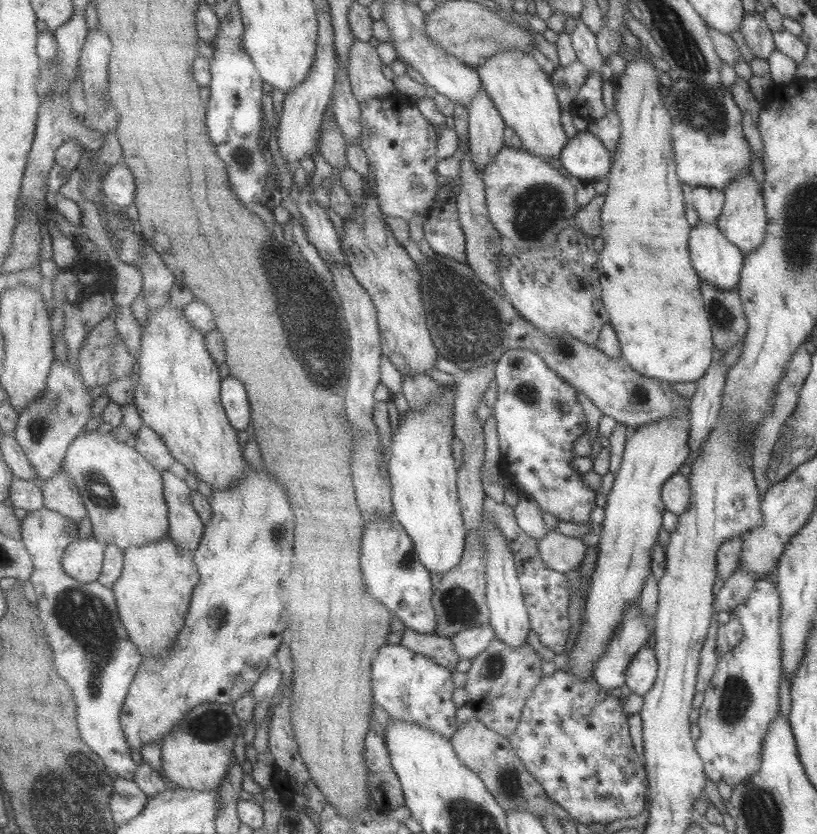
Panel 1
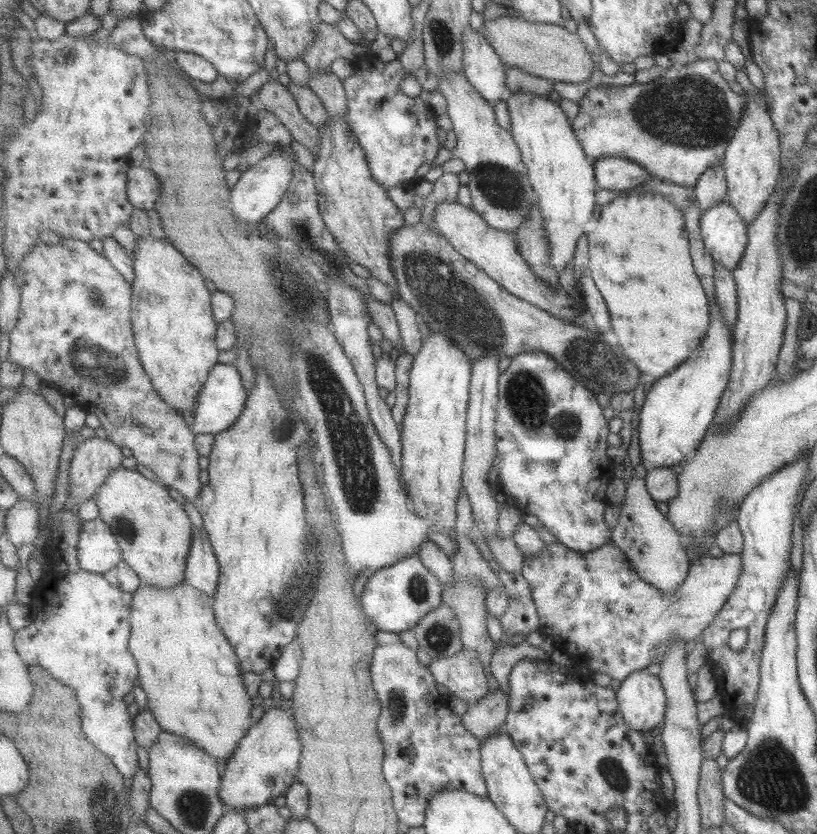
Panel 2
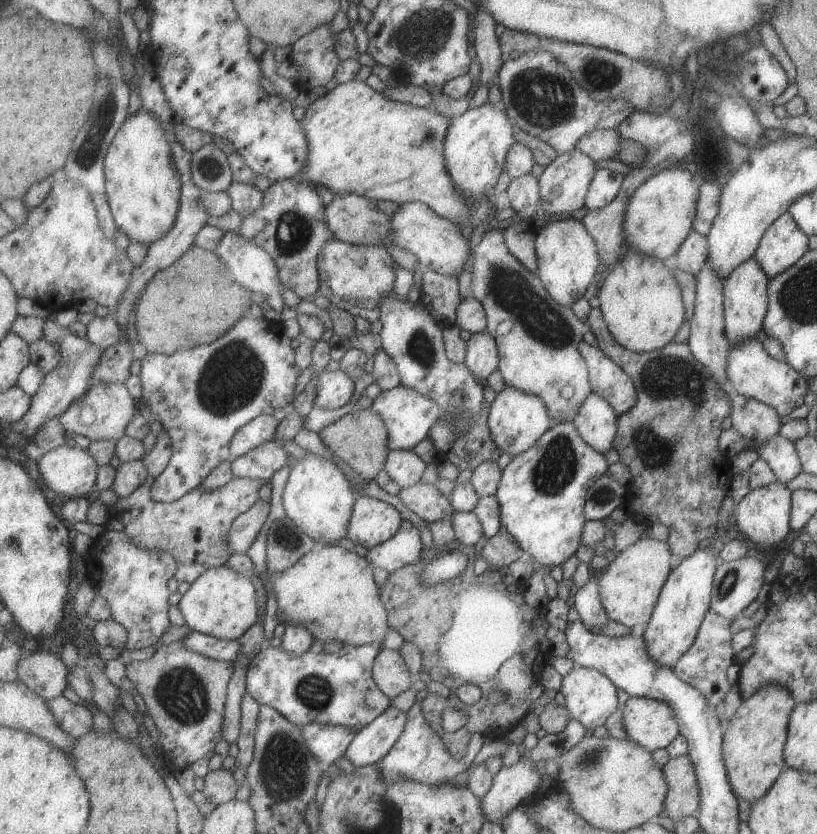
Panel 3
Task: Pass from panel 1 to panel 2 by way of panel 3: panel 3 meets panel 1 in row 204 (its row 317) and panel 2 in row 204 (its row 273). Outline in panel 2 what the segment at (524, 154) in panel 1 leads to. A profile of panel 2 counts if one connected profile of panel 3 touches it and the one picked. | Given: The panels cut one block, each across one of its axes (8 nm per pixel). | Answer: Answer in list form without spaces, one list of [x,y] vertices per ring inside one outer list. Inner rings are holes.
[[[465,70],[440,79],[439,91],[447,99],[448,112],[458,136],[458,145],[452,152],[466,161],[470,172],[468,186],[472,192],[472,207],[494,228],[516,233],[531,218],[532,209],[541,199],[526,169],[523,149],[513,132],[499,123],[495,104],[476,89]]]

